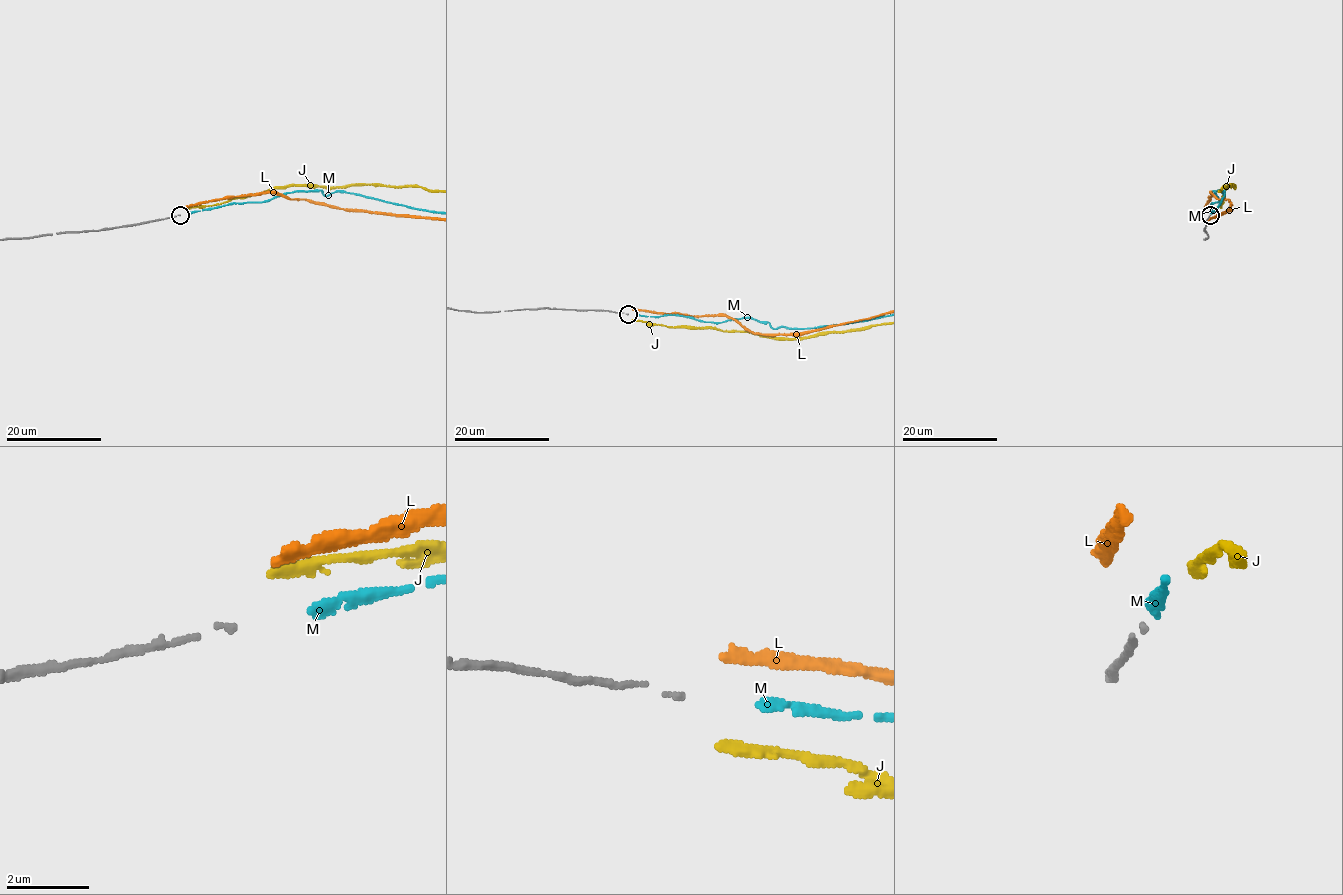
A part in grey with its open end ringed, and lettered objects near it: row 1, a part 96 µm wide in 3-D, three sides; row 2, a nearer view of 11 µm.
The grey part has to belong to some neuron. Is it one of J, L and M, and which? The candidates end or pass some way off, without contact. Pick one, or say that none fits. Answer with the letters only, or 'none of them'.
M

